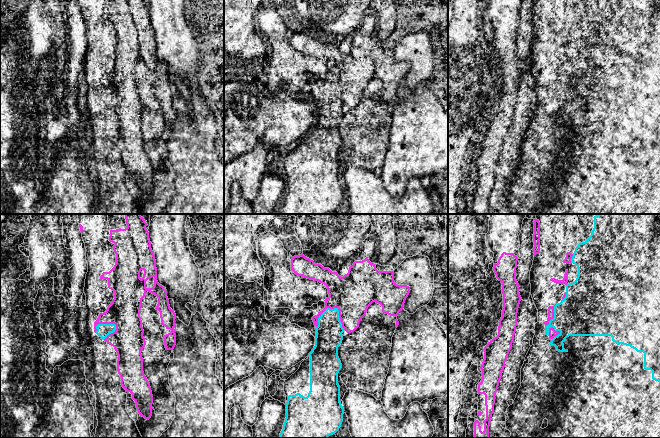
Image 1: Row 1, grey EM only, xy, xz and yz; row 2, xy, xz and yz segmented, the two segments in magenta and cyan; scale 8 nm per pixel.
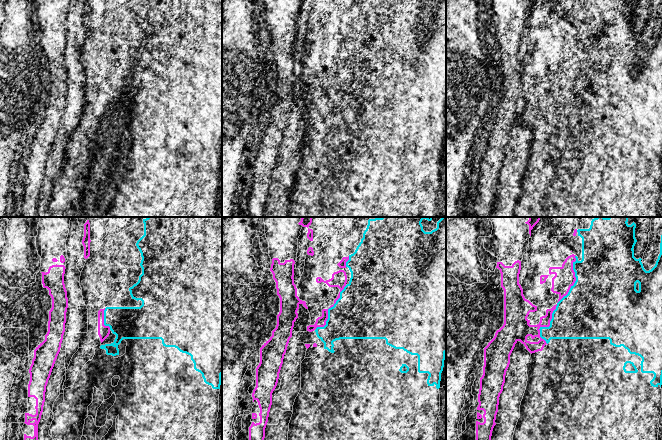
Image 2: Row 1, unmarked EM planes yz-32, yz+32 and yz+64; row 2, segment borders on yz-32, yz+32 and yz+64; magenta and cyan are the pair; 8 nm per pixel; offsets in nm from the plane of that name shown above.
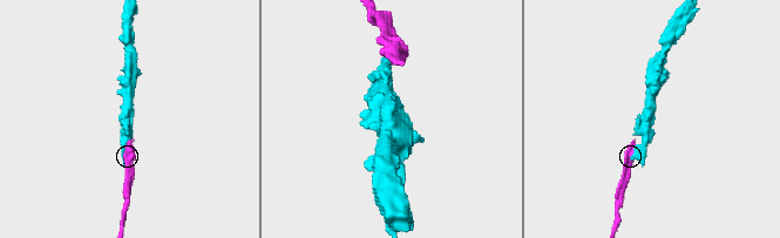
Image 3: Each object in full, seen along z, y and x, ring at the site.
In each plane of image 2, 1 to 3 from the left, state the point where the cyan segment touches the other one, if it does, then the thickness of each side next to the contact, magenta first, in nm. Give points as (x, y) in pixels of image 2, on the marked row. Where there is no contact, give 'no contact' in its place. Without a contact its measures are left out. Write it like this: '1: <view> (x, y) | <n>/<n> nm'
1: yz-32 (103, 320) | 100/260 nm
2: yz+32 (328, 308) | 130/400 nm
3: yz+64 (557, 302) | 170/420 nm

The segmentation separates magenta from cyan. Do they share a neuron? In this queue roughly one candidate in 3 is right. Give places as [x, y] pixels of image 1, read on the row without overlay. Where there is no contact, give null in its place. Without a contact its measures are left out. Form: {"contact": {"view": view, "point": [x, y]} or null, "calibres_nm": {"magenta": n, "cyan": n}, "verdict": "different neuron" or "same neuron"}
{"contact": {"view": "xz", "point": [338, 85]}, "calibres_nm": {"magenta": 320, "cyan": 220}, "verdict": "different neuron"}

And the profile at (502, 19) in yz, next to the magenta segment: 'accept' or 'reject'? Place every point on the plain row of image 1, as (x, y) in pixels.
accept

